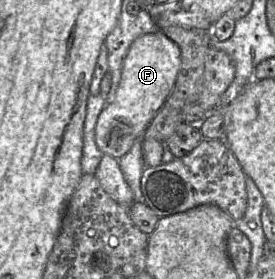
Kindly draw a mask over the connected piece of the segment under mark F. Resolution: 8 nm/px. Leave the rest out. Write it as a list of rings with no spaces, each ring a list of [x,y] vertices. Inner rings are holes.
[[[160,30],[136,38],[123,61],[121,80],[113,102],[106,104],[95,126],[95,142],[103,154],[125,155],[136,139],[142,139],[156,113],[169,97],[180,68],[178,45]]]

